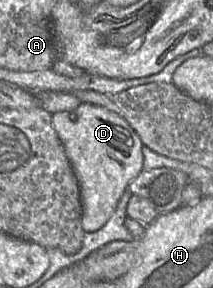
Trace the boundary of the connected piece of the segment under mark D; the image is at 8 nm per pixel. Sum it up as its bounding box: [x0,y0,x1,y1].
[52,103,143,233]

